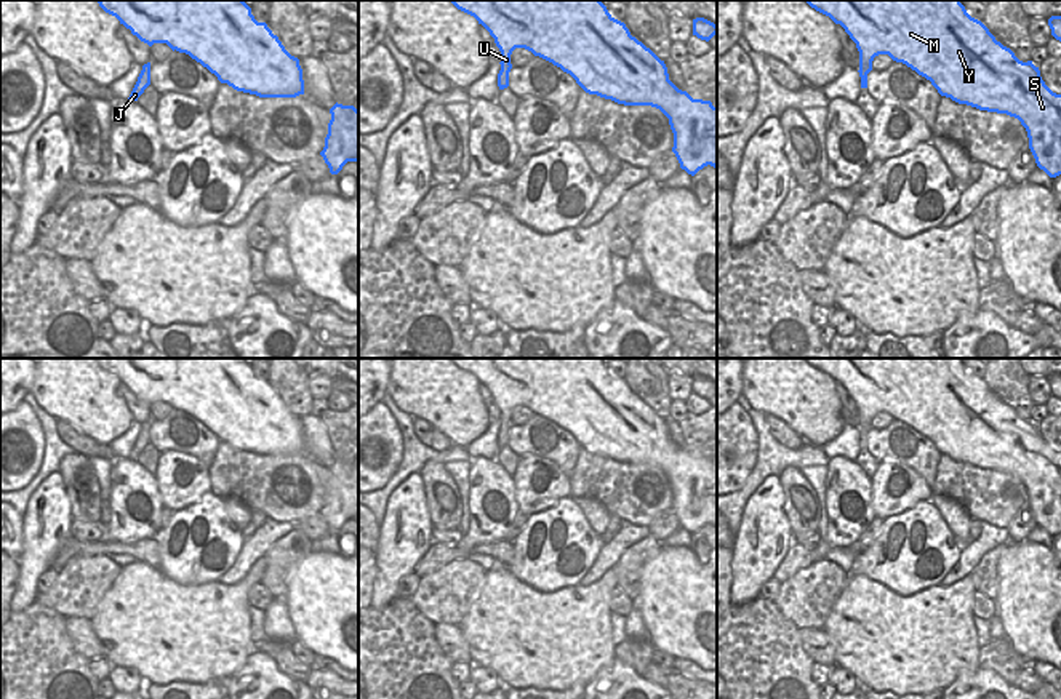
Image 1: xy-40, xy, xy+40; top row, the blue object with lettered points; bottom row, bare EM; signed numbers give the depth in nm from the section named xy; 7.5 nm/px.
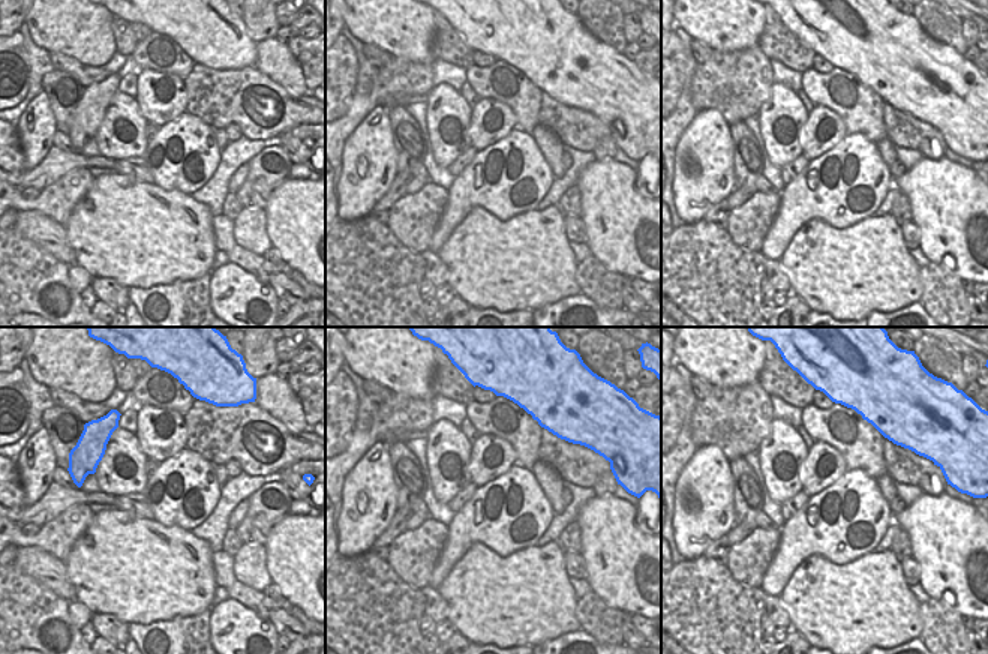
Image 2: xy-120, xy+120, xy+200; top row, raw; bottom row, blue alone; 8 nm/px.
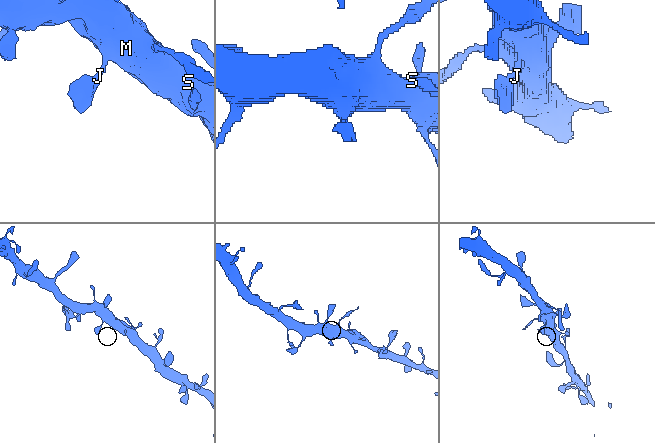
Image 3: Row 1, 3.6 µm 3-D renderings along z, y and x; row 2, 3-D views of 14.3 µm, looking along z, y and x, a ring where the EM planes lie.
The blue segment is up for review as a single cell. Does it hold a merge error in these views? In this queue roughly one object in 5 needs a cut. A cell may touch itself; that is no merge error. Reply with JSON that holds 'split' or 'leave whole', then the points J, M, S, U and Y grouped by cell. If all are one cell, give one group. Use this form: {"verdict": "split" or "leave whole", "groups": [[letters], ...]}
{"verdict": "leave whole", "groups": [["J", "M", "S", "U", "Y"]]}

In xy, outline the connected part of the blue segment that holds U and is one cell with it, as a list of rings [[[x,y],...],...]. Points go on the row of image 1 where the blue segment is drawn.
[[[451,0],[474,16],[494,38],[501,51],[498,86],[509,86],[510,54],[525,48],[563,72],[589,94],[624,106],[651,106],[667,118],[680,168],[695,176],[711,165],[717,170],[717,107],[711,101],[693,99],[679,90],[661,61],[650,48],[631,35],[624,22],[615,19],[600,0]]]

